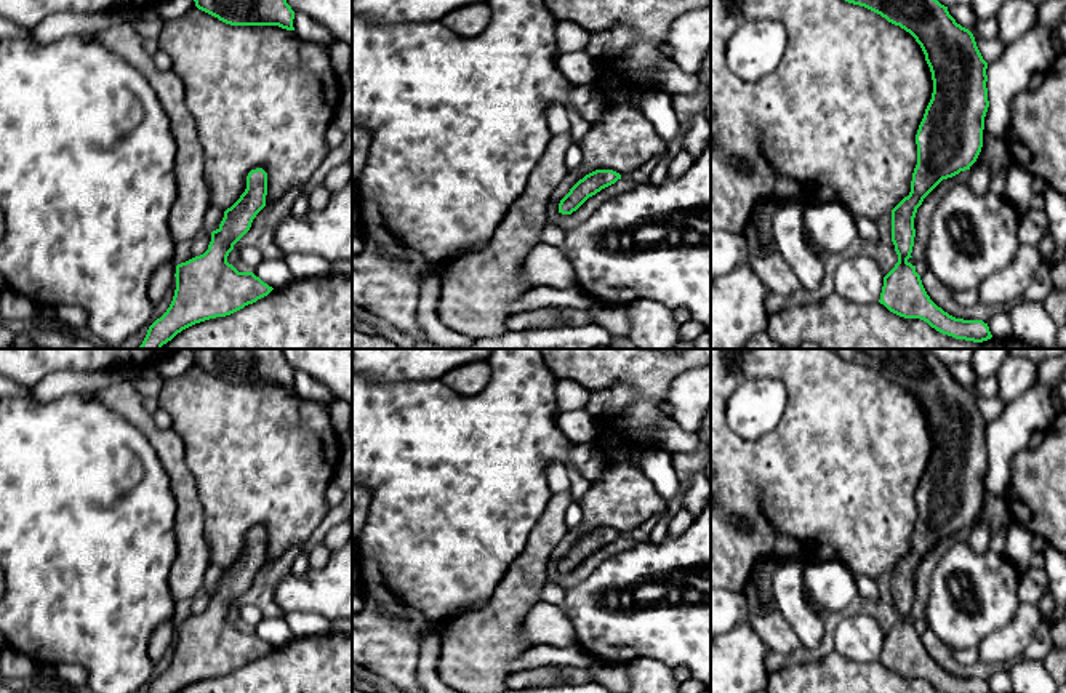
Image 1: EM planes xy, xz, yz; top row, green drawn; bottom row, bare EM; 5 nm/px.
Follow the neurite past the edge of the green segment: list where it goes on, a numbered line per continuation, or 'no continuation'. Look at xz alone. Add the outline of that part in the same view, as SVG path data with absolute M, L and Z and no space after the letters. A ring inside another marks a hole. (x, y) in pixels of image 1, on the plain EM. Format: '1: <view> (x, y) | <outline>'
no continuation

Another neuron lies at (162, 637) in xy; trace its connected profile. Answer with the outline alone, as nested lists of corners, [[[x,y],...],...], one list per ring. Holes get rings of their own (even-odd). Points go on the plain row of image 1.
[[[166,621],[166,623],[160,624],[152,632],[152,635],[149,639],[147,655],[154,664],[162,661],[165,651],[168,650],[168,647],[173,643],[174,637],[176,637],[174,632],[176,632],[176,623],[173,623],[173,621]]]

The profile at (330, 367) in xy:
[[[282,349],[295,371],[319,381],[335,399],[352,405],[352,349]]]

